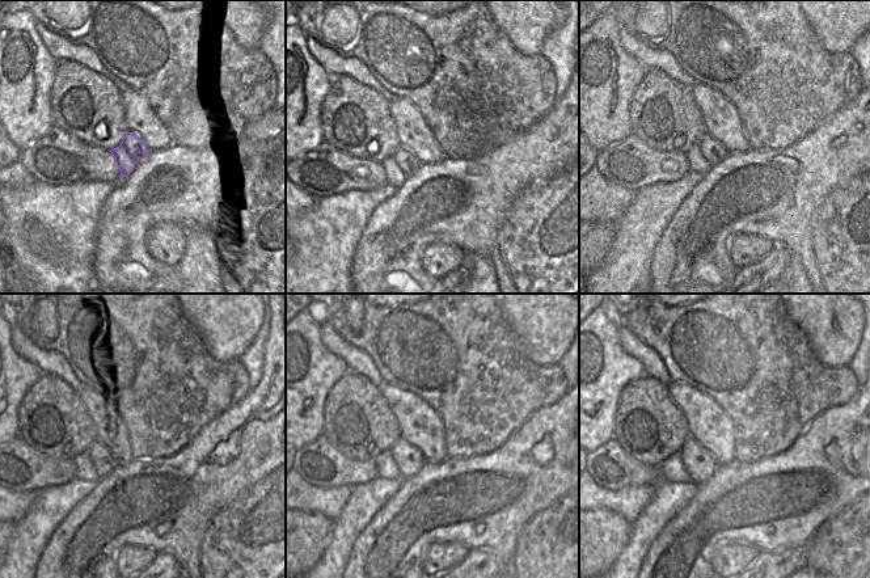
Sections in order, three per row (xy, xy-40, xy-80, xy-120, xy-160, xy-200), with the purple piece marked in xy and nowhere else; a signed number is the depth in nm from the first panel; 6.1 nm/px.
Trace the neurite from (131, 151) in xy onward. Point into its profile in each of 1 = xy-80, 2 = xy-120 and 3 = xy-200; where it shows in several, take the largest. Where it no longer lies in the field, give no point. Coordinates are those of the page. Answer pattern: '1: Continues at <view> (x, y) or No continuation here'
1: Continues at xy-80 (709, 152)
2: Continues at xy-120 (113, 452)
3: Continues at xy-200 (699, 463).

